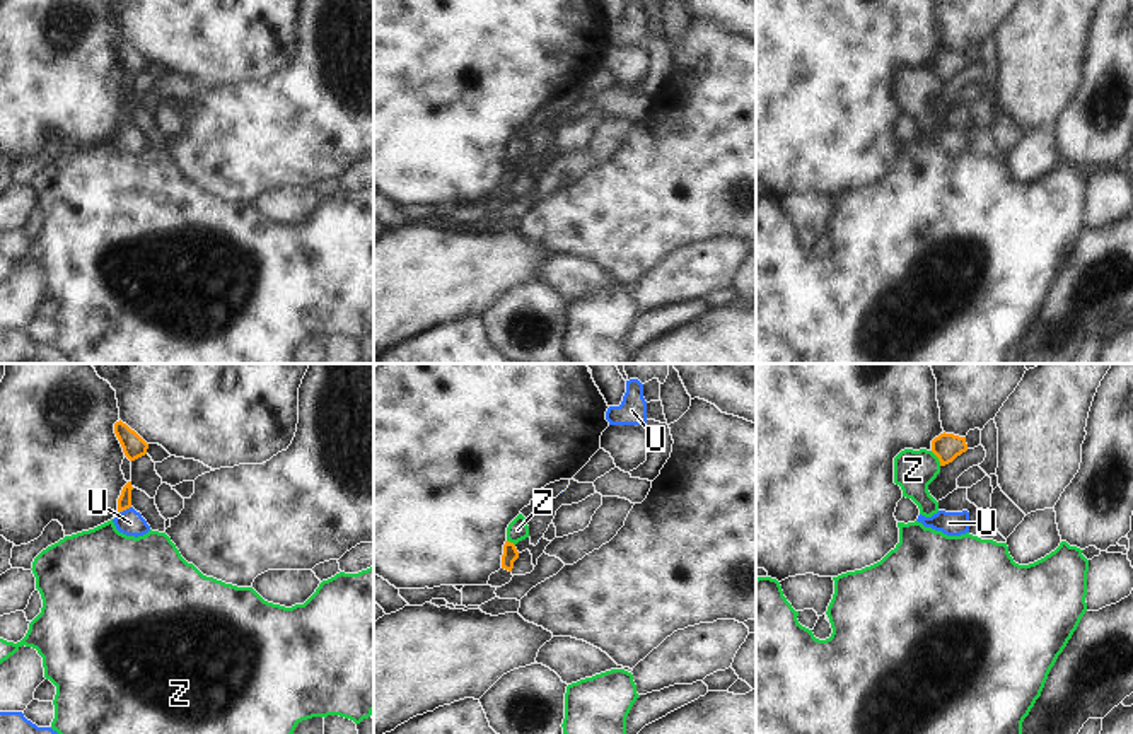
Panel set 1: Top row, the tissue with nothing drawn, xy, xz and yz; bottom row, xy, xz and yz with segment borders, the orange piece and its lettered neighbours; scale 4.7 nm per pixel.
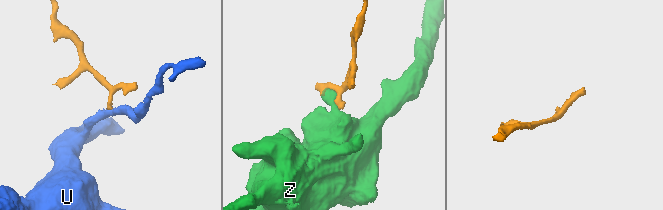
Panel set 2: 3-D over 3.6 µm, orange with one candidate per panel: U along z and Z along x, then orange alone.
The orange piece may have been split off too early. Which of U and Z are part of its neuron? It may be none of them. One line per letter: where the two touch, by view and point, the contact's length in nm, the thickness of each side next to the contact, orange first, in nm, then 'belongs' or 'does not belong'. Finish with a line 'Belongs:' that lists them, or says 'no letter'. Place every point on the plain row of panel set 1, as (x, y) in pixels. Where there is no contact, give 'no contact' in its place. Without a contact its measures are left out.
U: xy (123, 127) | 80 nm | 60/120 nm | does not belong
Z: yz (937, 74) | 90 nm | 130/190 nm | does not belong
Belongs: no letter

